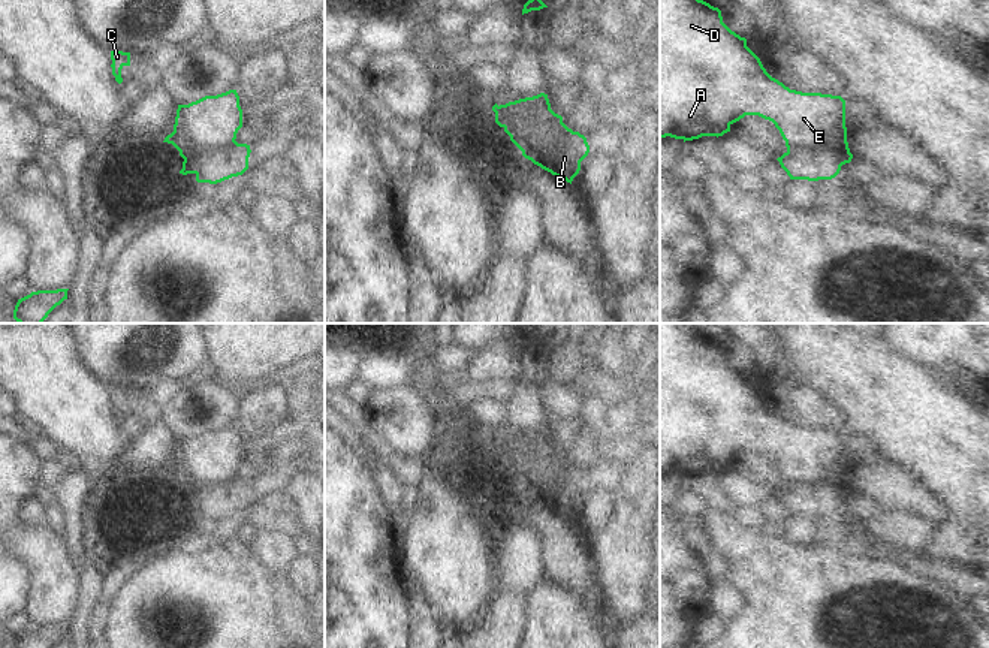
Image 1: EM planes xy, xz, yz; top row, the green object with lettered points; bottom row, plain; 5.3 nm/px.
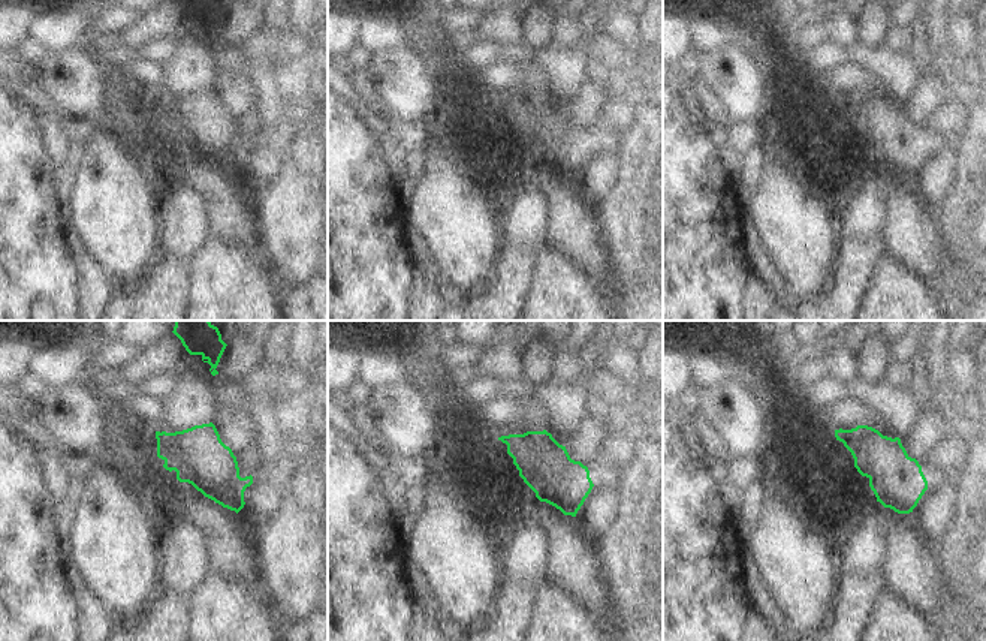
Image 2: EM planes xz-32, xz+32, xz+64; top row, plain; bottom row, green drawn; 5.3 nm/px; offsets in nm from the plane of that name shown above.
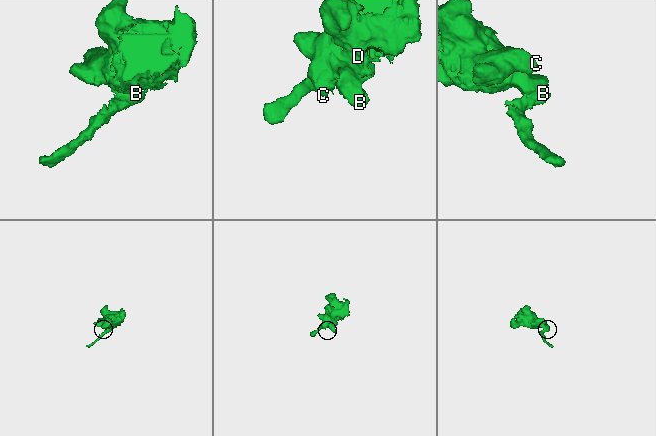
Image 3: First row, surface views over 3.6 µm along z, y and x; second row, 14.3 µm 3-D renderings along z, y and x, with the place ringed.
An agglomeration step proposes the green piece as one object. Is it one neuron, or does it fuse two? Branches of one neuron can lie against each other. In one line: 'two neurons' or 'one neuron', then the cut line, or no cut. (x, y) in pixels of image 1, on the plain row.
two neurons; cut in yz along (846, 472), (787, 487)

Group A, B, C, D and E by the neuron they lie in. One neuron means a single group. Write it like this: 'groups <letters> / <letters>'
groups A C D E / B

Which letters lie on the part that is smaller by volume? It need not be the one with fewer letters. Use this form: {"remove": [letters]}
{"remove": ["B"]}

